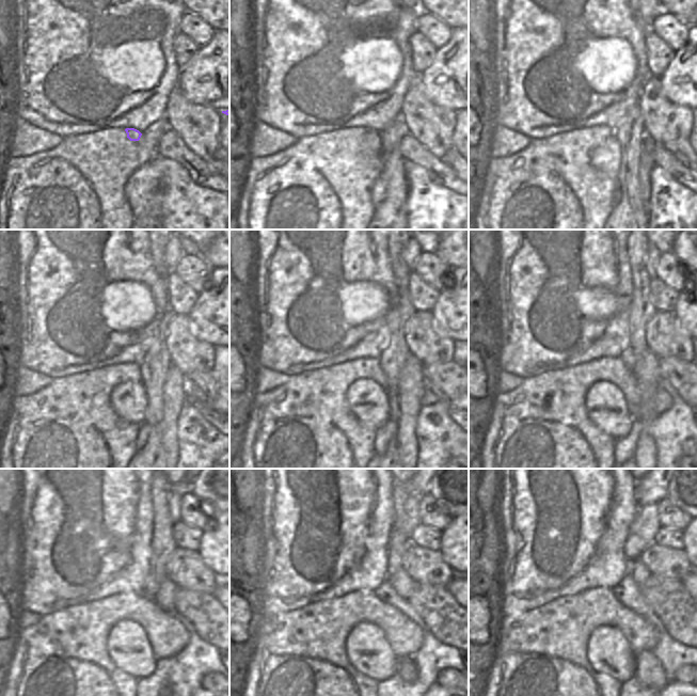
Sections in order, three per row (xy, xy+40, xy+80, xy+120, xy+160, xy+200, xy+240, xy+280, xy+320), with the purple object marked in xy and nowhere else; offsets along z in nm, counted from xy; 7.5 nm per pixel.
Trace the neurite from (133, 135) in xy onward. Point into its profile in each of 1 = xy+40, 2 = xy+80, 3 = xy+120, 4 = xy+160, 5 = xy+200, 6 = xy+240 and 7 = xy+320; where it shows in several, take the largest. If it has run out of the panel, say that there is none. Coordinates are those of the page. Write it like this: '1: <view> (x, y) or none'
1: xy+40 (373, 139)
2: xy+80 (606, 158)
3: xy+120 (128, 399)
4: xy+160 (367, 400)
5: xy+200 (605, 404)
6: xy+240 (128, 647)
7: xy+320 (608, 652)

